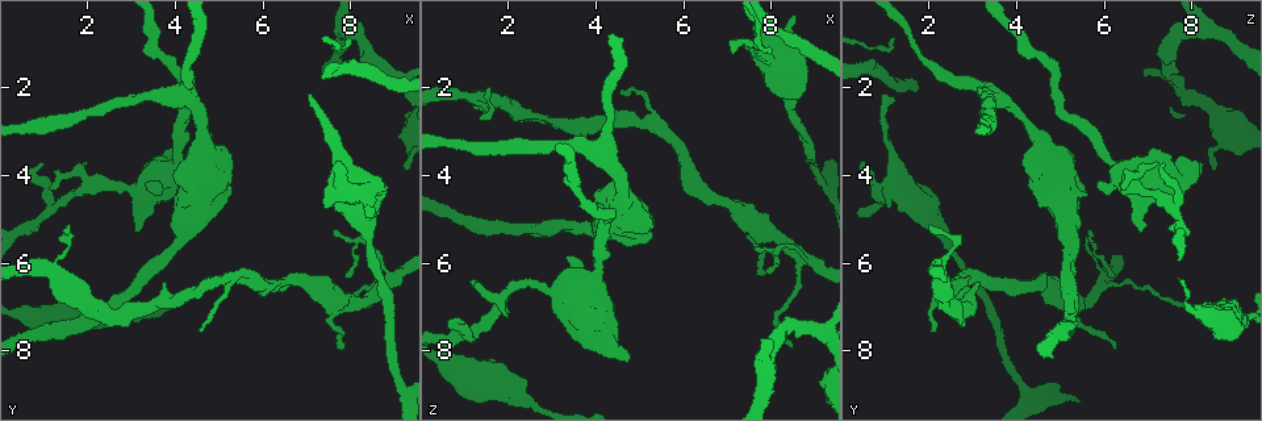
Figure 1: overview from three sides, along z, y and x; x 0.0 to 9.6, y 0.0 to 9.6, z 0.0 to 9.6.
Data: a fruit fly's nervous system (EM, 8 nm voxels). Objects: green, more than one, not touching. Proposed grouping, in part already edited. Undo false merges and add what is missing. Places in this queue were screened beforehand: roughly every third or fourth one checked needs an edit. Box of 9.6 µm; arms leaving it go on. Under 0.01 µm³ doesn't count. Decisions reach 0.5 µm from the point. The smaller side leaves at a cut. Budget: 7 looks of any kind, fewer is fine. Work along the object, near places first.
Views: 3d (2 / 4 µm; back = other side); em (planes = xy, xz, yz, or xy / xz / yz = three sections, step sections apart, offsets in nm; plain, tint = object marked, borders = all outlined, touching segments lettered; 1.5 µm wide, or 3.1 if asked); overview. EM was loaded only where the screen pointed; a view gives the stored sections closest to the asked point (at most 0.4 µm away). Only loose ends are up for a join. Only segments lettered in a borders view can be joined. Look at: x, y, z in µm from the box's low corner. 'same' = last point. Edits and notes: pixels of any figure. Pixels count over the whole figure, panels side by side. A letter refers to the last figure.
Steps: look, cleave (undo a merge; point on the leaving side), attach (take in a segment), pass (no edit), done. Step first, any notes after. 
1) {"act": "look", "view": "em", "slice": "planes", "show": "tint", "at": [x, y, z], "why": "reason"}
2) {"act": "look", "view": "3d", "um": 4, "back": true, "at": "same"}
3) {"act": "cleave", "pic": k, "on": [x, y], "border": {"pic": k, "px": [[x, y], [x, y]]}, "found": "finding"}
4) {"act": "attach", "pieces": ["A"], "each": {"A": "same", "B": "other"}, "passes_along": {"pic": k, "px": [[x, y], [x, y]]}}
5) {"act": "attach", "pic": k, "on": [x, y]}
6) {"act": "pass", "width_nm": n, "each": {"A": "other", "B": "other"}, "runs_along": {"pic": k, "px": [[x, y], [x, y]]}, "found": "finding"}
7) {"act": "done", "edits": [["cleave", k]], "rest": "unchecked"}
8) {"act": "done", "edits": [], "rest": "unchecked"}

{"act": "look", "view": "em", "slice": "xy", "step": 8, "show": "tint", "at": [7.55, 4.05, 1.15]}

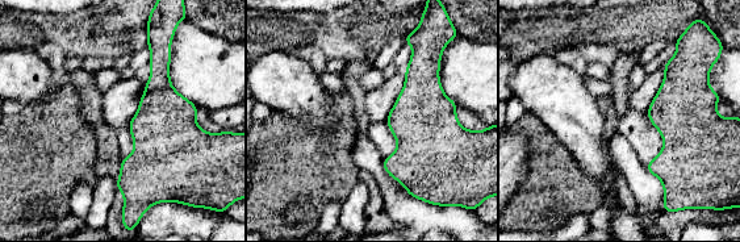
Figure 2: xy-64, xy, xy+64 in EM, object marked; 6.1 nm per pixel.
{"act": "look", "view": "em", "slice": "planes", "show": "borders", "at": "same", "why": "another direction"}

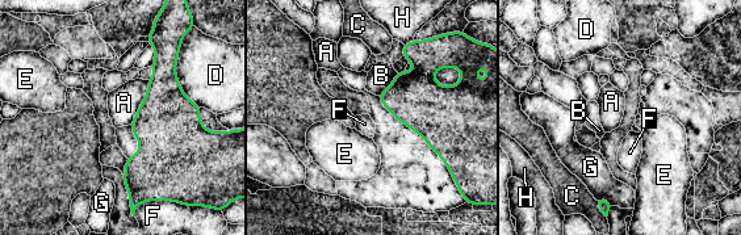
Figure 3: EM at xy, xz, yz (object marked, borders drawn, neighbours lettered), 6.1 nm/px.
{"act": "pass", "longest_contact_nm": ["D", 440], "each": {"A": "other", "B": "other", "C": "other", "D": "other", "E": "other", "F": "other", "G": "other", "H": "other"}, "border": {"pic": 3, "px": [[150, 80], [147, 92], [130, 125]]}, "found": "no lettered segment goes on from it"}

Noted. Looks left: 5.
{"act": "look", "view": "em", "slice": "planes", "show": "borders", "at": [5.55, 6.20, 2.95], "why": "arms part here"}

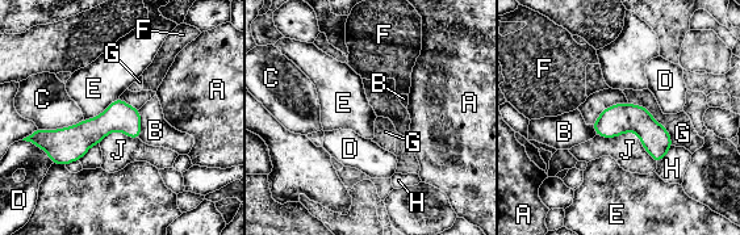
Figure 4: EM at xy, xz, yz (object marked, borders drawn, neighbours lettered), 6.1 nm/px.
{"act": "pass", "each": {"A": "other", "B": "other", "C": "other", "D": "other", "E": "other", "F": "other", "G": "other", "H": "other", "J": "other"}, "border": {"pic": 4, "px": [[628, 101], [642, 105], [673, 145]]}, "found": "continuous, no second neuron"}

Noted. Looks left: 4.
{"act": "look", "view": "3d", "um": 4, "at": [4.10, 2.25, 3.45], "why": "thick turns thin"}

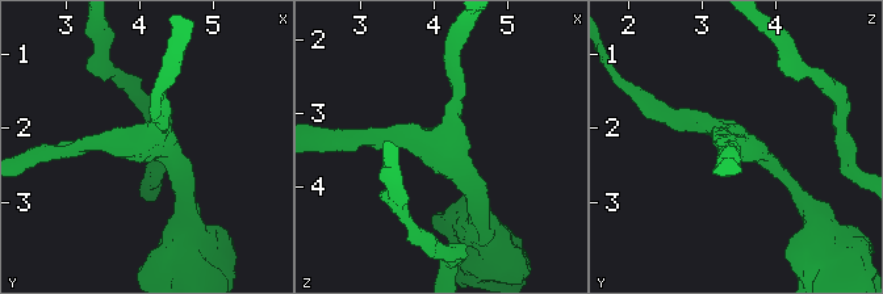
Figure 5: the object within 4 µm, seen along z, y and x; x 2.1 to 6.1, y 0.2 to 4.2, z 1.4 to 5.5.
{"act": "look", "view": "em", "slice": "planes", "show": "tint", "at": [4.10, 2.20, 3.45], "arms": 3, "arm_widths_nm": [190, 200, 220], "why": "need the tissue"}

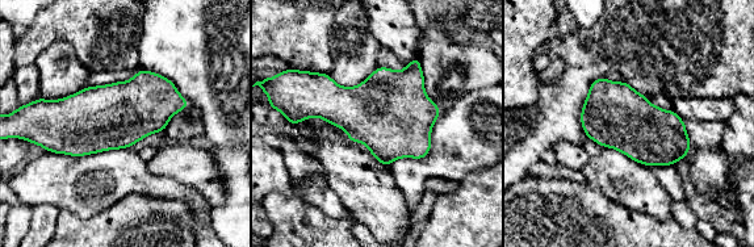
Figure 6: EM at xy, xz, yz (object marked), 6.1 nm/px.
{"act": "look", "view": "em", "slice": "planes", "show": "borders", "at": "same"}

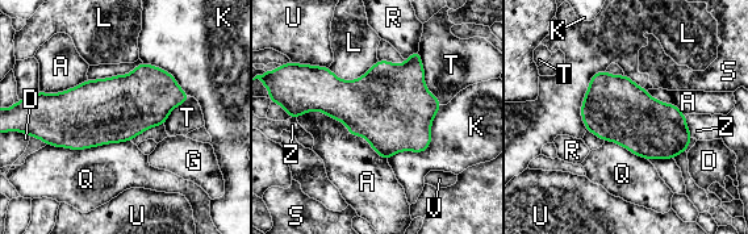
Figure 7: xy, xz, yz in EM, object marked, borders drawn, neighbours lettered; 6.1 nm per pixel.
{"act": "pass", "longest_contact_nm": ["A", 600], "each": {"A": "other", "D": "other", "G": "other", "K": "other", "L": "other", "Q": "other", "R": "other", "S": "other", "T": "other", "U": "other", "V": "other", "Z": "other"}, "found": "all the same neuron"}

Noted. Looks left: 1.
{"act": "done", "edits": [], "rest": "unchecked"}

